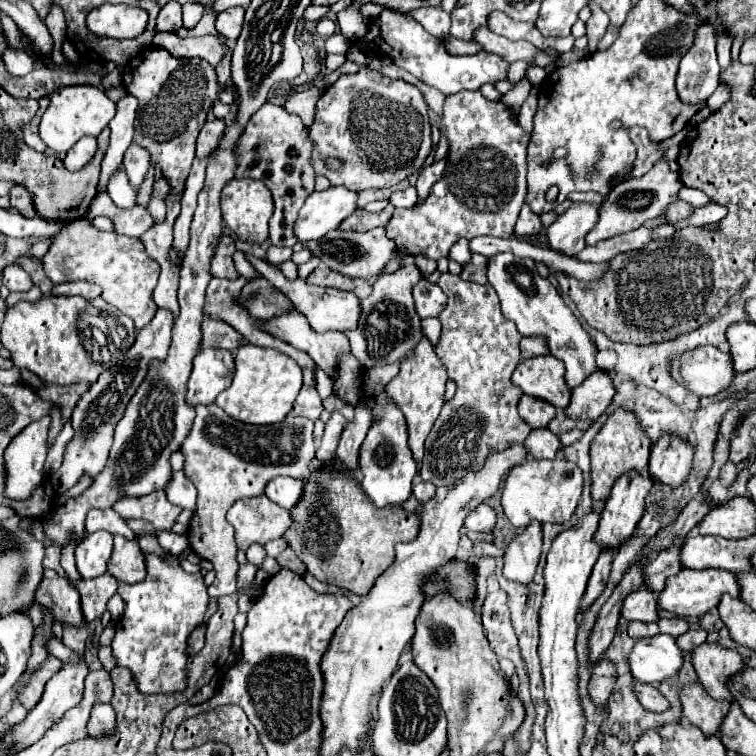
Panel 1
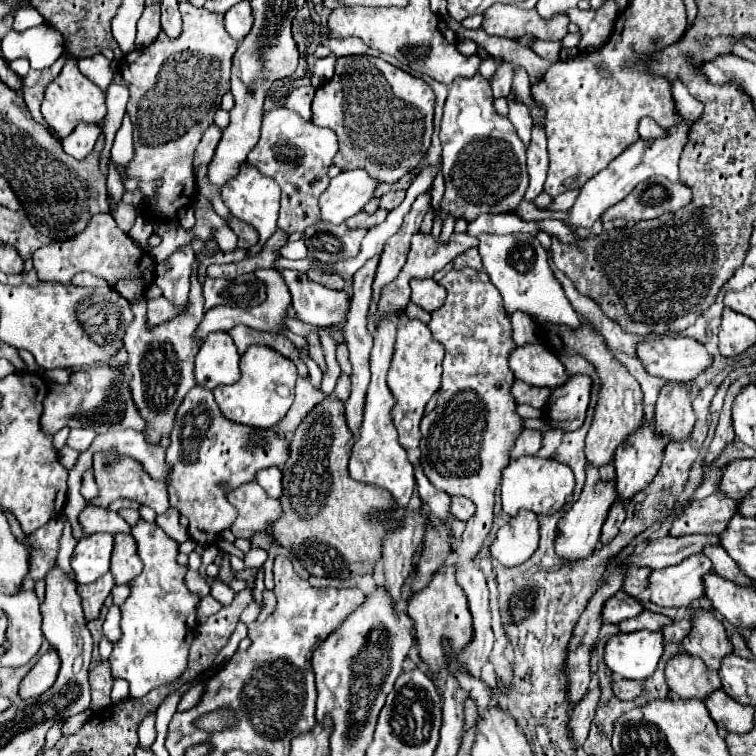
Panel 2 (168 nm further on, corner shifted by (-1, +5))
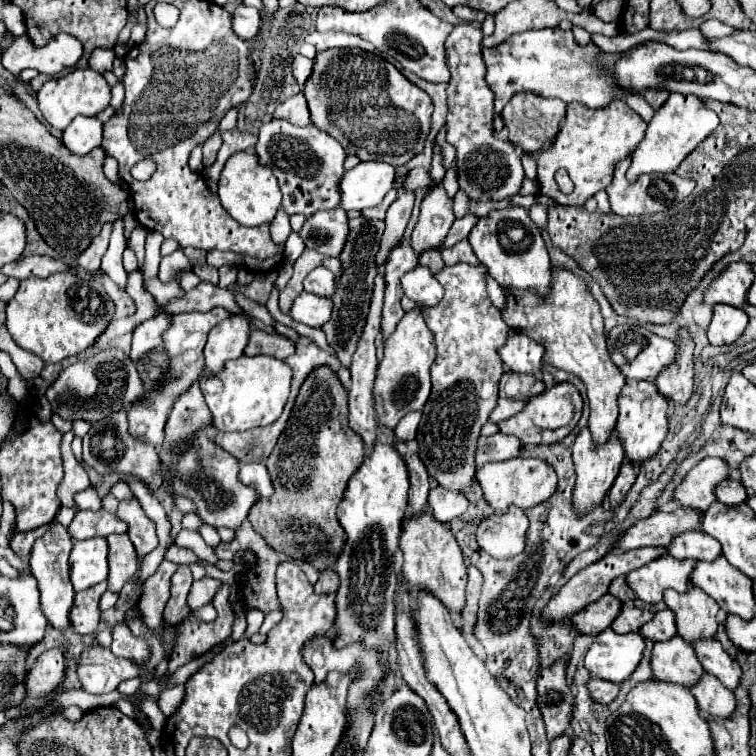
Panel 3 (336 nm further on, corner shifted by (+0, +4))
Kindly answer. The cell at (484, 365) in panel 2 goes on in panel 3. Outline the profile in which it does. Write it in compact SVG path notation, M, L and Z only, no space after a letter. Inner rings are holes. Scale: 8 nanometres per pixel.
M445 266L435 274L437 282L445 288L443 300L433 308L421 308L427 326L435 334L437 360L431 368L433 390L417 430L419 456L441 488L463 494L477 484L473 452L477 452L477 436L481 436L483 424L497 406L499 378L505 372L497 348L505 344L509 328L487 296L485 272L485 266Z

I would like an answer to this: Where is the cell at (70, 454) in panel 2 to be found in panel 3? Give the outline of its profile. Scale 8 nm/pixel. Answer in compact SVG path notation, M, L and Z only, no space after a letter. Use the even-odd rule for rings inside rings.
M73 432L63 434L63 444L61 444L61 452L63 452L63 466L65 466L65 478L57 488L57 496L61 500L61 504L65 508L71 508L77 512L75 500L73 496L81 490L85 490L89 486L89 476L87 470L83 466L79 466L79 462L75 460L73 452L71 452L71 442L73 442Z

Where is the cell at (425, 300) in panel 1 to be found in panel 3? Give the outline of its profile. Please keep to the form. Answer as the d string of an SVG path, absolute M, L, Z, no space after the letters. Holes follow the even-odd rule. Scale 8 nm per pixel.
M417 266L415 270L407 272L401 278L401 284L403 284L405 296L417 302L419 306L437 306L443 298L441 284L435 280L431 270L425 266Z

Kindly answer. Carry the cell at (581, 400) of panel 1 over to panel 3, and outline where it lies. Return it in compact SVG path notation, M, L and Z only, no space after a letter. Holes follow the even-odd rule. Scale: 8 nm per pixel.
M559 382L553 388L545 390L543 394L533 396L525 404L523 412L519 412L517 416L505 422L499 422L499 428L505 434L517 436L523 444L553 444L553 442L563 440L577 426L581 418L581 408L583 408L583 398L579 390L569 382Z

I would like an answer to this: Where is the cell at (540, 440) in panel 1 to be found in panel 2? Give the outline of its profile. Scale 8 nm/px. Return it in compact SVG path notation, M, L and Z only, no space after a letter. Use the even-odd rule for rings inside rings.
M524 429L514 443L514 449L510 449L510 459L518 459L522 455L536 455L542 443L542 433L540 431L530 431Z

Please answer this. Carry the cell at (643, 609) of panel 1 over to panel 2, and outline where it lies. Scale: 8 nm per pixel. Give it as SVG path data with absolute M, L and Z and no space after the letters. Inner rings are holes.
M618 591L606 601L602 609L602 621L618 625L620 621L638 615L640 611L642 611L642 605L638 599L630 599L630 595L622 595L622 591Z

